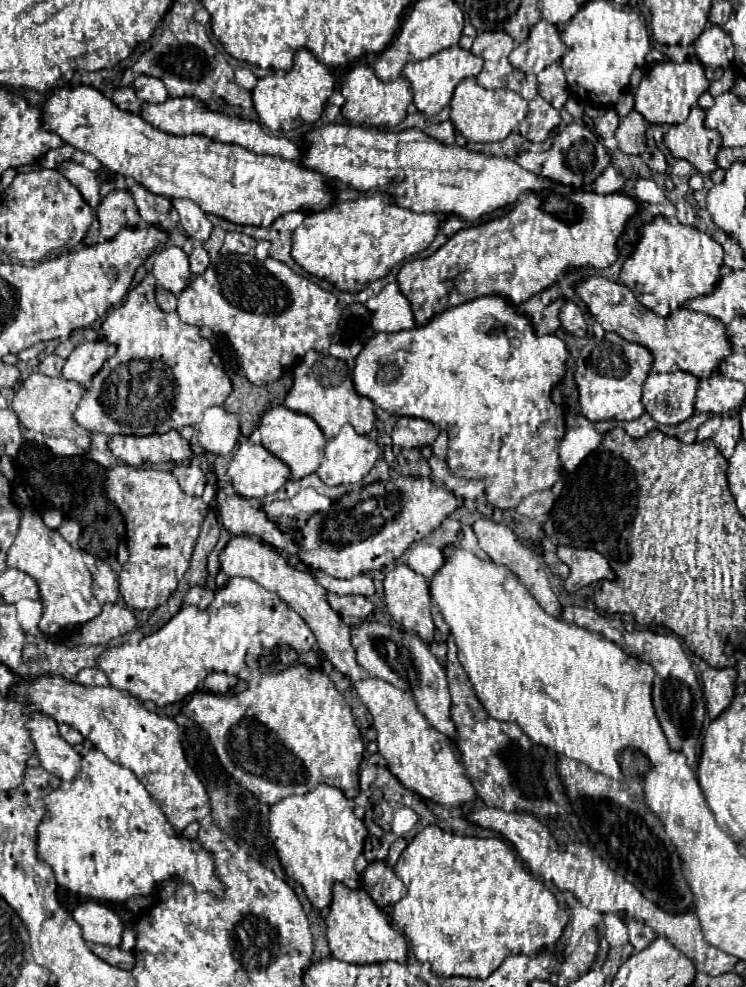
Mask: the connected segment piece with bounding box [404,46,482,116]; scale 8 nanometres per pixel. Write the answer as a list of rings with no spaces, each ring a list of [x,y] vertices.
[[[452,46],[452,48],[446,48],[446,50],[440,50],[440,52],[432,54],[426,60],[408,62],[404,66],[404,76],[410,82],[412,100],[418,108],[418,112],[422,112],[426,116],[436,116],[444,106],[448,106],[456,84],[464,78],[478,76],[480,70],[482,70],[482,58],[480,56],[476,56],[470,50],[464,50],[460,46]]]

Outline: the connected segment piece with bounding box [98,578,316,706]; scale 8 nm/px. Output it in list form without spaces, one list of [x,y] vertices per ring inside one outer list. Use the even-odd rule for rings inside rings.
[[[230,578],[222,588],[216,590],[208,608],[202,610],[194,606],[182,606],[176,616],[172,616],[162,628],[144,636],[140,642],[108,648],[98,658],[98,666],[108,676],[110,686],[128,692],[140,702],[154,702],[156,706],[166,706],[194,694],[208,672],[226,672],[248,684],[254,682],[260,674],[272,674],[259,671],[259,660],[280,646],[290,646],[296,652],[308,652],[316,648],[316,638],[306,626],[306,622],[296,612],[286,608],[276,594],[264,590],[254,580]]]

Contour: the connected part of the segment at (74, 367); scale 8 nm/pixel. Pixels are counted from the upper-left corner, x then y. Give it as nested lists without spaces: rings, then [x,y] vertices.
[[[94,340],[94,342],[82,342],[78,344],[70,356],[64,360],[60,378],[64,380],[74,380],[76,384],[86,384],[92,374],[100,370],[100,366],[116,352],[114,346]]]

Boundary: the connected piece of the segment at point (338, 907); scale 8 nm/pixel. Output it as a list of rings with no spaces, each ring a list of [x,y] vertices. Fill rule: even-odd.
[[[334,884],[330,912],[326,916],[326,940],[334,958],[348,964],[374,964],[394,960],[398,964],[406,962],[406,942],[400,932],[396,932],[376,906],[376,902],[364,892],[364,888],[346,888],[344,884]]]

